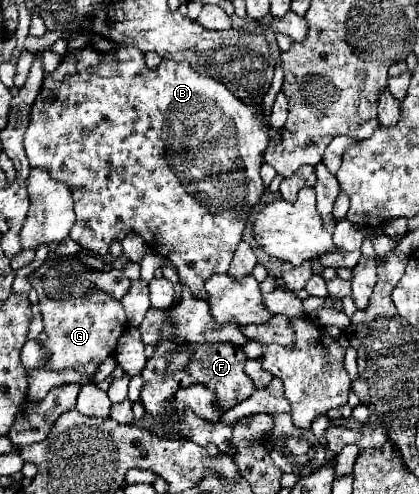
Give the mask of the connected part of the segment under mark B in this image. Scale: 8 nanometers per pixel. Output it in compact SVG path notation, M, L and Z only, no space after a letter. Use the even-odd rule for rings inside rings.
M84 47L62 61L52 73L44 75L42 88L32 104L30 123L24 137L24 151L30 161L32 169L44 169L50 173L52 179L62 181L68 185L72 199L74 199L74 213L76 221L70 229L70 237L82 245L88 247L96 255L106 255L112 241L122 241L126 235L136 233L140 235L146 245L158 253L160 257L172 261L178 269L180 283L186 283L194 297L206 301L204 281L210 279L214 273L226 273L230 267L230 259L234 257L234 251L238 243L242 241L242 231L246 227L248 217L252 215L252 209L258 205L264 185L260 179L260 167L262 167L262 151L268 147L268 129L262 127L262 109L248 107L240 99L236 99L226 85L222 85L218 79L212 79L208 75L200 75L190 67L186 61L170 61L162 59L162 63L156 69L148 69L144 63L144 53L140 53L136 47L128 47L128 59L118 61L114 57L100 57L100 63L96 61L98 55L104 55L102 51L94 47ZM210 169L232 169L228 173L210 175Z

